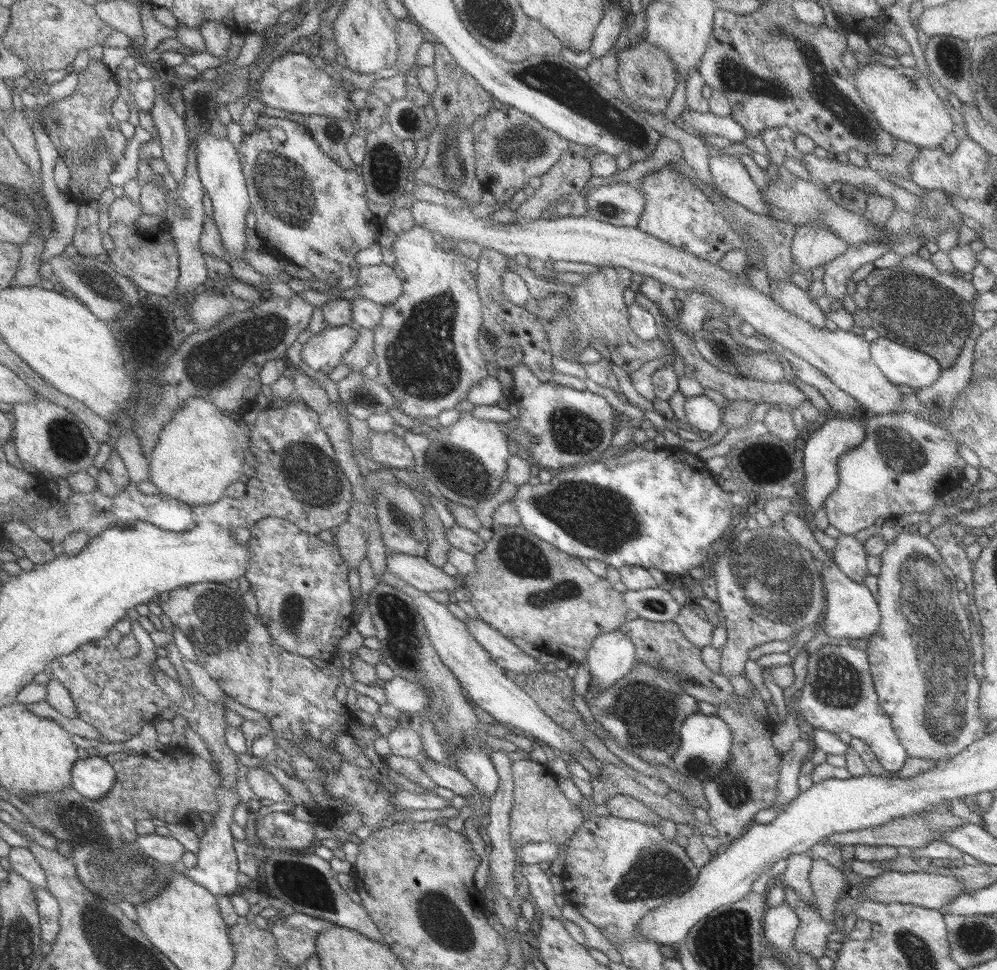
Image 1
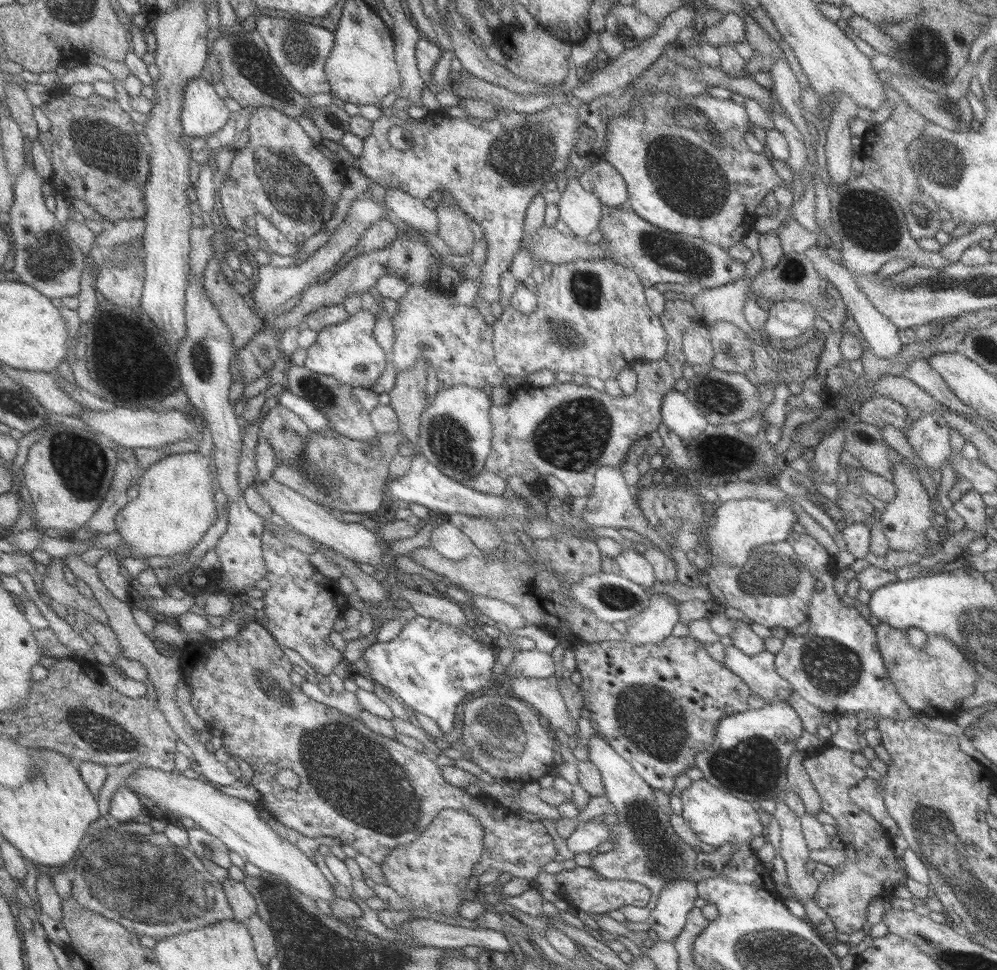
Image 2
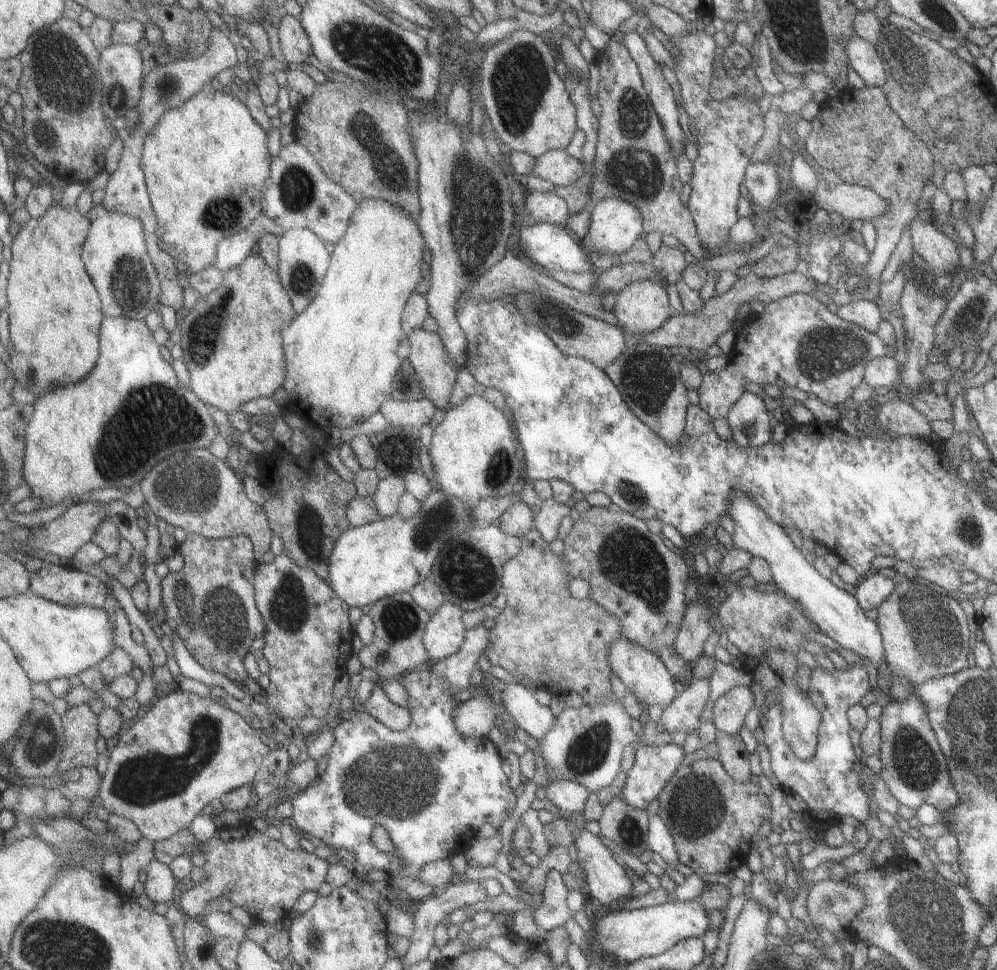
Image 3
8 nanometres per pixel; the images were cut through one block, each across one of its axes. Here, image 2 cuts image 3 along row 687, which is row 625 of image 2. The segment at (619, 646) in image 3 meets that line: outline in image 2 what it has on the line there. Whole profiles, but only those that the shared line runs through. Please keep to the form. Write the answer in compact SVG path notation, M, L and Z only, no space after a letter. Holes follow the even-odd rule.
M649 593L647 608L625 620L625 634L621 640L633 645L659 642L673 632L679 622L679 612L669 596Z

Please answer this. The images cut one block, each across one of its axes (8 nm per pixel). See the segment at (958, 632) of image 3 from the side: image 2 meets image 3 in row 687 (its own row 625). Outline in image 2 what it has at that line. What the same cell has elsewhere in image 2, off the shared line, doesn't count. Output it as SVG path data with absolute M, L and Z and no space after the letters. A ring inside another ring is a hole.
M885 623L874 626L875 644L883 660L888 682L893 686L900 700L914 714L927 718L942 718L954 721L960 708L960 701L972 696L979 676L975 667L947 637L925 635L925 645L915 649L907 643L906 629L897 630Z

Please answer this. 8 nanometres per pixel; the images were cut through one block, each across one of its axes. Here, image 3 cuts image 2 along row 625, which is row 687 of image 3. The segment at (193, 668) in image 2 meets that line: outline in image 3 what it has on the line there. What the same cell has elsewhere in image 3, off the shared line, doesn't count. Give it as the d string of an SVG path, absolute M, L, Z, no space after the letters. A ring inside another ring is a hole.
M186 532L186 539L178 543L184 561L179 571L169 572L162 578L163 610L166 624L186 645L201 667L220 672L231 681L249 685L250 695L263 699L266 690L252 682L245 667L245 658L252 652L251 644L267 632L267 624L258 607L255 592L259 560L249 536L209 539Z

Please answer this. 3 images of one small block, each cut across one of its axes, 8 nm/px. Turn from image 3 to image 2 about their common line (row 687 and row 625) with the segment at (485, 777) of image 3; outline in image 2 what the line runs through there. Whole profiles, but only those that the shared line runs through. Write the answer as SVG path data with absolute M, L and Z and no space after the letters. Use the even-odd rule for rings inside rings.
M417 615L405 622L400 633L388 642L377 642L365 650L363 657L369 668L368 678L375 684L381 684L387 691L407 706L411 712L419 713L433 719L444 735L451 734L455 728L455 708L463 705L473 696L473 692L485 689L497 689L495 676L491 674L493 652L488 644L481 646L479 640L444 622Z

